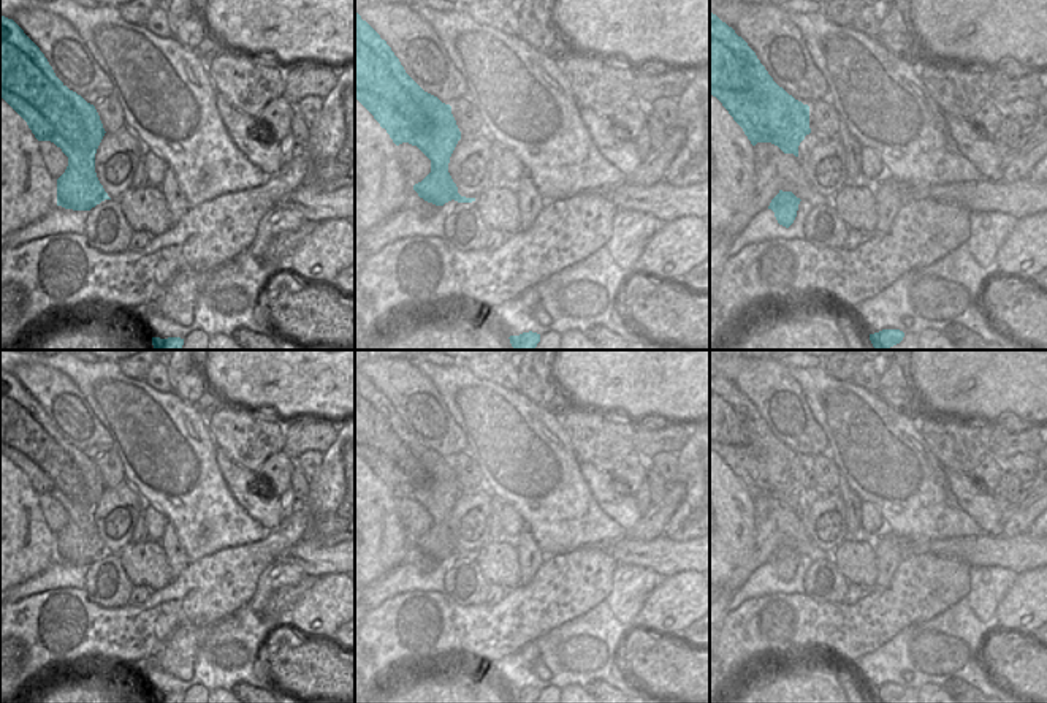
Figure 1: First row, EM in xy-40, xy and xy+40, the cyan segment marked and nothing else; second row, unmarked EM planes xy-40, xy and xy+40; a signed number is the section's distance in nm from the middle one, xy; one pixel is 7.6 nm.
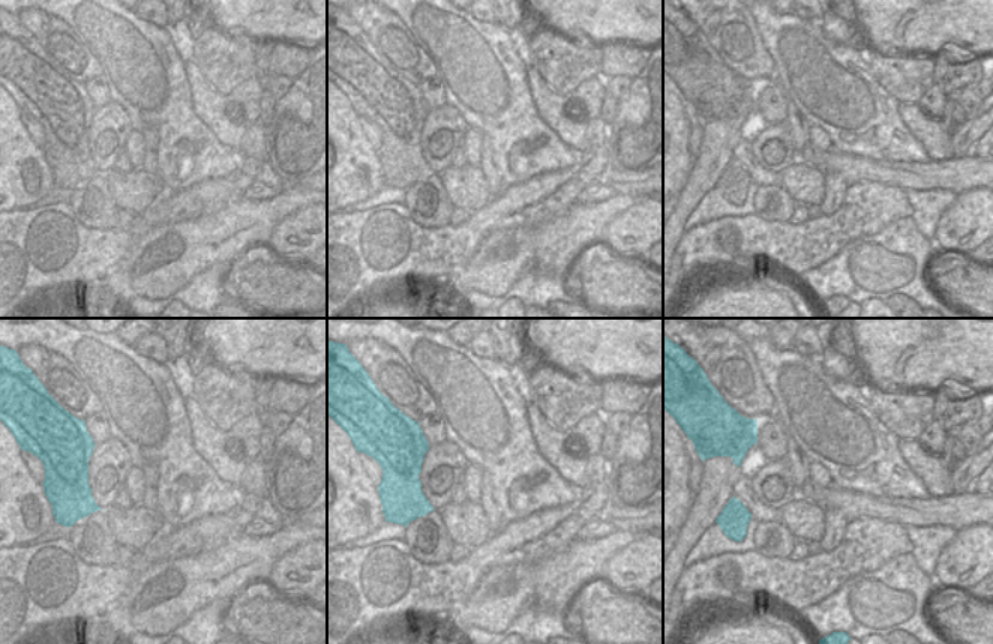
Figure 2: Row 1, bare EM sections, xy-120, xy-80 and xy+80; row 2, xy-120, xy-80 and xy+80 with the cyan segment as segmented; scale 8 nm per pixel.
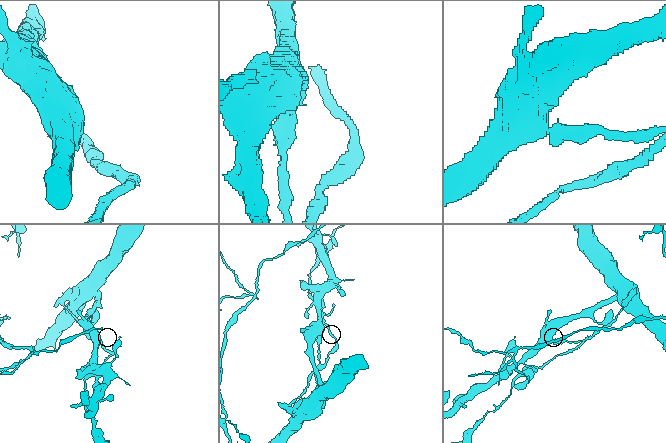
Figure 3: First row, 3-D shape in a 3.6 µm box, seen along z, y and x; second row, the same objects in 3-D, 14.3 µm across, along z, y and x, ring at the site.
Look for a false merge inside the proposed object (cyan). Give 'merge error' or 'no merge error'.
merge error

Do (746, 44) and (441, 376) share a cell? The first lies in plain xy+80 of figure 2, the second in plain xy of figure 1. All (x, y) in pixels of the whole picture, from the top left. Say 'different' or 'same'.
different

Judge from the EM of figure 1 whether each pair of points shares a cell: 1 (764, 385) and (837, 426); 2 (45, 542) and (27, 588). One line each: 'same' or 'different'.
1: different
2: different

